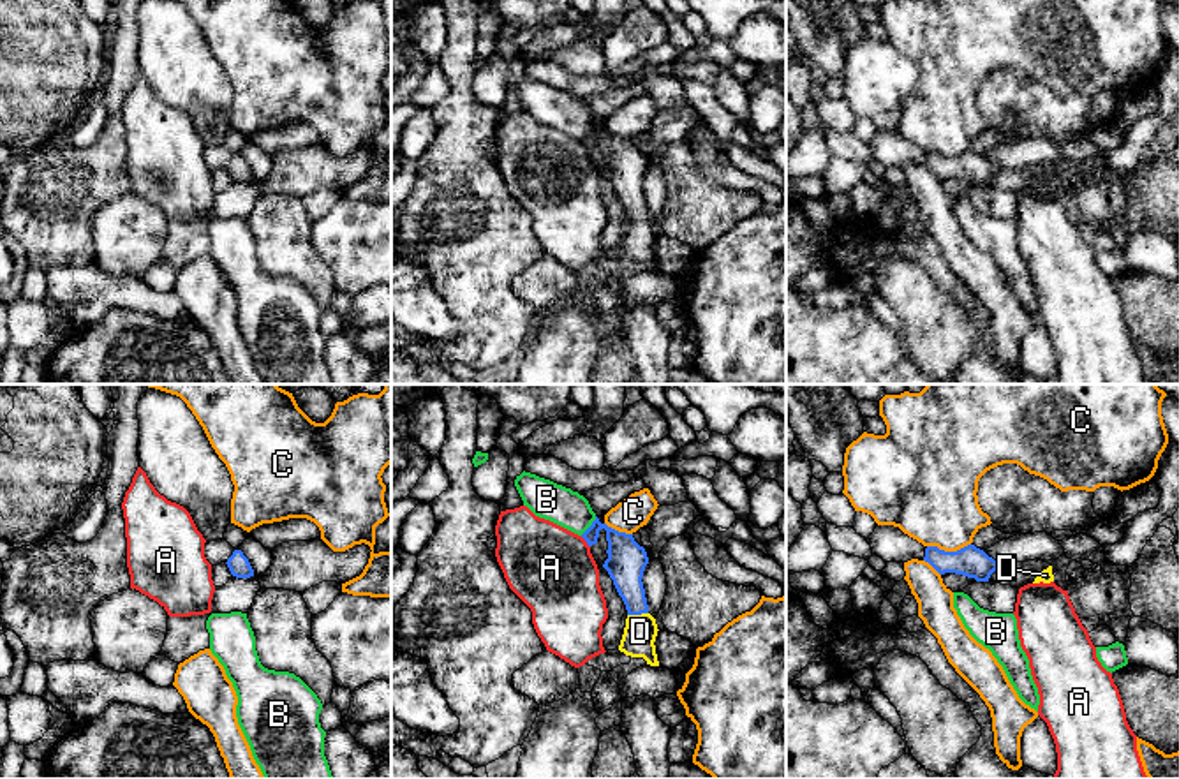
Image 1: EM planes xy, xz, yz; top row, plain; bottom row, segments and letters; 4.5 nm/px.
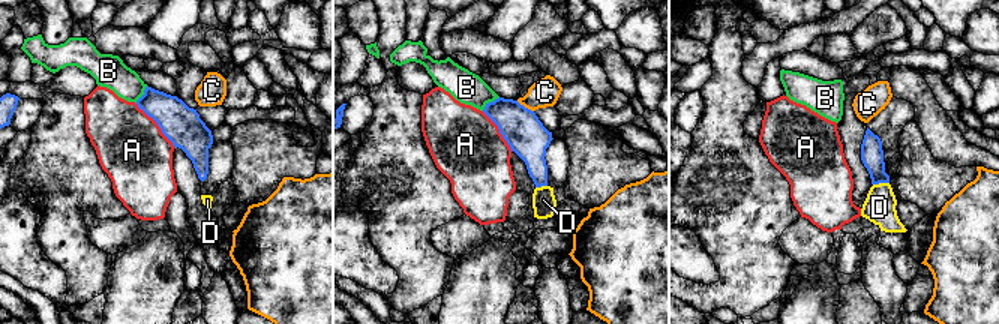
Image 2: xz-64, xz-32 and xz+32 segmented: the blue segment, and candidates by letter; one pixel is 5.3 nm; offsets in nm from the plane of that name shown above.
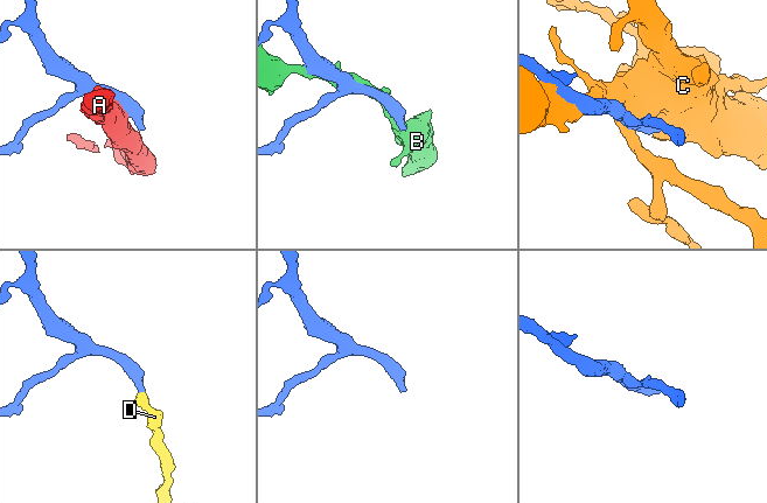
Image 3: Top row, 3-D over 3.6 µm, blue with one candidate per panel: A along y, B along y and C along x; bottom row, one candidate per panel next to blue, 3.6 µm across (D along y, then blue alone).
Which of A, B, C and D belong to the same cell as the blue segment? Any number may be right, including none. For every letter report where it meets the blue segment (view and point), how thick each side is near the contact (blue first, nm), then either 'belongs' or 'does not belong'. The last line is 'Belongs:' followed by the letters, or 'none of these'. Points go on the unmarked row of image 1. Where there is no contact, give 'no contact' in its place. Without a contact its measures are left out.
A: xz (585, 145) | 180/380 nm | does not belong
B: xz (591, 131) | 180/170 nm | does not belong
C: yz (949, 157) | 140/380 nm | does not belong
D: xz (637, 219) | 180/150 nm | belongs
Belongs: D

